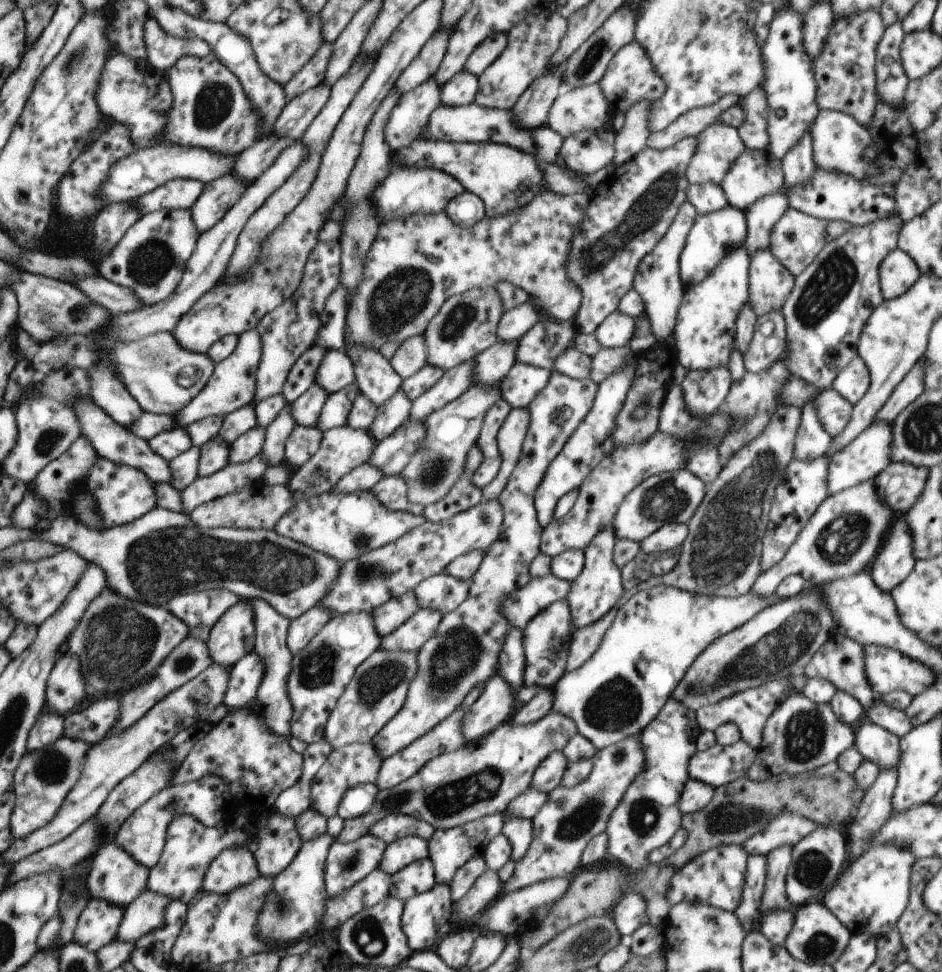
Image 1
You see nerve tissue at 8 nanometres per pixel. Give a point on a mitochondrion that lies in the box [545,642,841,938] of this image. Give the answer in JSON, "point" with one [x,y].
{"point":[731,815]}

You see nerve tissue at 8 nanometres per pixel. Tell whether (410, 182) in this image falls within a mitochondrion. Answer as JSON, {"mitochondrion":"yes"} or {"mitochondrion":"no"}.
{"mitochondrion":"yes"}

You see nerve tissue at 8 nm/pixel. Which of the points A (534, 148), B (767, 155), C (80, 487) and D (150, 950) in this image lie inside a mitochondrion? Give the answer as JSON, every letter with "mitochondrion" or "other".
{"A":"other","B":"other","C":"other","D":"other"}

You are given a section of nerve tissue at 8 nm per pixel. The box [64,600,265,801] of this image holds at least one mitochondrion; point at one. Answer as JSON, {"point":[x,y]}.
{"point":[120,641]}

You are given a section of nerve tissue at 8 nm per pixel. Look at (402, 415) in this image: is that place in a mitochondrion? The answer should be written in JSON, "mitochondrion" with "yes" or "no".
{"mitochondrion":"no"}

